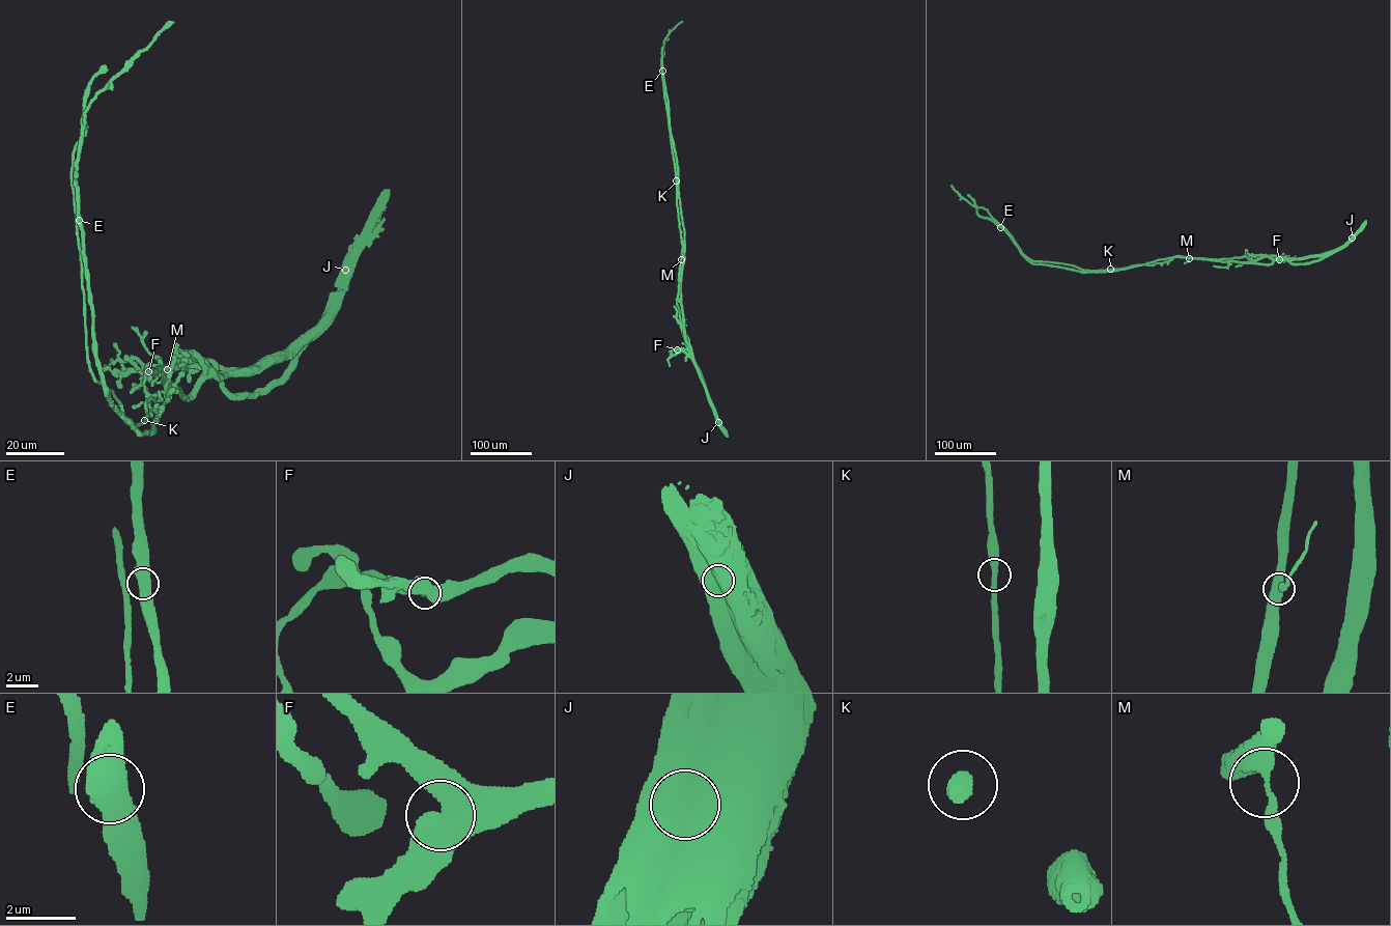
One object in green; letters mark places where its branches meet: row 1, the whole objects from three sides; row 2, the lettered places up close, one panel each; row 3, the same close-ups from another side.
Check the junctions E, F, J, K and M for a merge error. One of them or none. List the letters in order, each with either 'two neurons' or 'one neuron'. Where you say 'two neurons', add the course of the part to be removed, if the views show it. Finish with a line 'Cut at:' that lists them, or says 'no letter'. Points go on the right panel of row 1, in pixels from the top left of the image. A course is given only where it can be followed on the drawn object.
E: one neuron
F: one neuron
J: two neurons; foreign part runs (1352, 237), (1309, 263), (1175, 256), (1090, 271), (1029, 258), (988, 211), (952, 186)
K: one neuron
M: one neuron
Cut at: J

